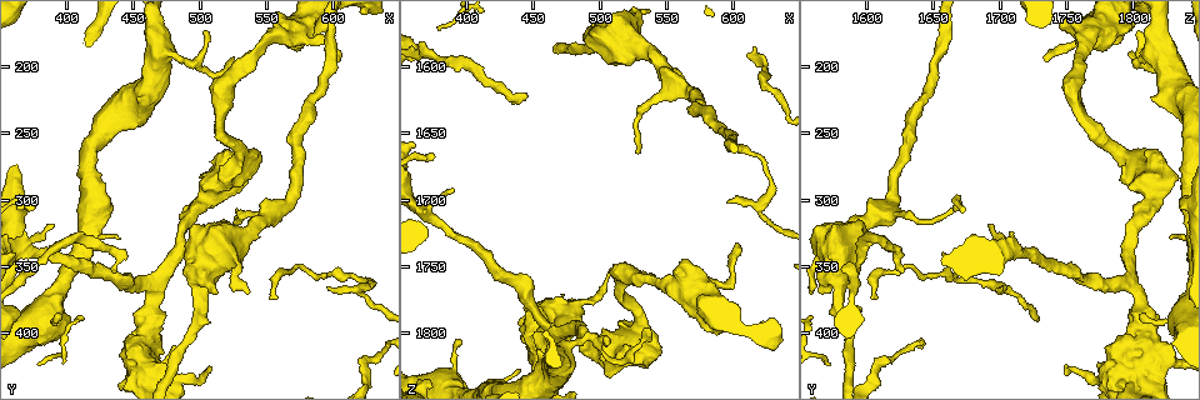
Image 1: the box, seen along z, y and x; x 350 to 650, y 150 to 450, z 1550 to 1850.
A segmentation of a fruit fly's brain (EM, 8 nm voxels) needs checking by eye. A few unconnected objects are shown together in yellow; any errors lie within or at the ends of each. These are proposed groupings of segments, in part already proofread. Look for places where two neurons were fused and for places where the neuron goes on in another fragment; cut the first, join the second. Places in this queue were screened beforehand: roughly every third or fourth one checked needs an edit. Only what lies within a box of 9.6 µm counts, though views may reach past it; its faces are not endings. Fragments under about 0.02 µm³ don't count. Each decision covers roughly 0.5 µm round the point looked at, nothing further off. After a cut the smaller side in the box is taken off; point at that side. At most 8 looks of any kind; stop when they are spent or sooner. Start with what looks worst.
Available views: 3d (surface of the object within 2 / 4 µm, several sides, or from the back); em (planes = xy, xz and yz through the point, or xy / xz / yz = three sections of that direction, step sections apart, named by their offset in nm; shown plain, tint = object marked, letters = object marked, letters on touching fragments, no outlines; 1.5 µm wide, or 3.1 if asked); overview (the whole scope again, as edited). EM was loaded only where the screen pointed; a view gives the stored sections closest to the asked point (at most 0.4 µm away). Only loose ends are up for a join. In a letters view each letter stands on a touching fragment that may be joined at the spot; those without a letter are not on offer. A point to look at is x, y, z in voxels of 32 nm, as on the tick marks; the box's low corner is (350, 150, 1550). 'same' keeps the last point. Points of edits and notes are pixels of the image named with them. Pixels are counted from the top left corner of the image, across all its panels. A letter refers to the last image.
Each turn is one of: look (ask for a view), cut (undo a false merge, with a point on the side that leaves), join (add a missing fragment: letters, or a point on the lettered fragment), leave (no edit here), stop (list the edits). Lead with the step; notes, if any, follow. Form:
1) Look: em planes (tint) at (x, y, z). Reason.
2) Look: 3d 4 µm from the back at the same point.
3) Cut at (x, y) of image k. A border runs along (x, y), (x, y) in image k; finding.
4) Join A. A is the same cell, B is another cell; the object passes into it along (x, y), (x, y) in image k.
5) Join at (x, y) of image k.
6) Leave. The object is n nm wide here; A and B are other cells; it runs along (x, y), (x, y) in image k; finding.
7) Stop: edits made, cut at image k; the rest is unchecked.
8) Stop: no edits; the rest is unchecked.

Look: em planes (letters) at (508, 174, 1806).

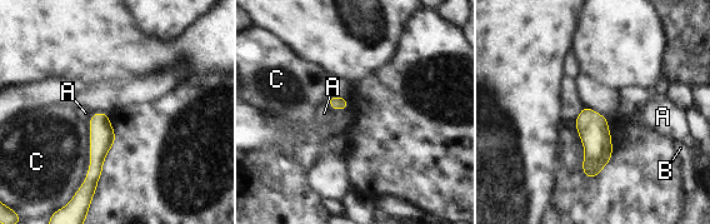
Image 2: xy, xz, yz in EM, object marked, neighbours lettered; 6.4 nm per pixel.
Leave. A, B and C are other cells; it runs along (104, 115), (93, 183) in image 2; no lettered fragment goes on from it.

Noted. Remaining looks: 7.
Look: 3d 4 µm at (528, 346, 1568). Sudden change in width.

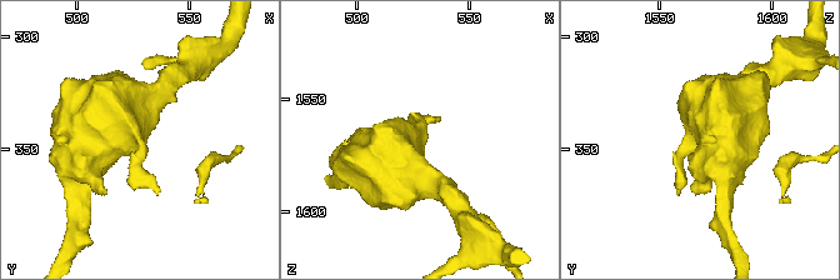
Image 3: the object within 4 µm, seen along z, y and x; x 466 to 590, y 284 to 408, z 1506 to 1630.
Look: em yz step 4 (tint) at (525, 345, 1568).

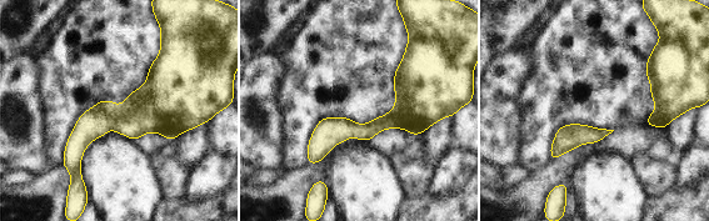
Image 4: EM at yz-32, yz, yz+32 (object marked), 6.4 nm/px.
Look: em yz step 4 (letters) at the same point. See the neighbours.

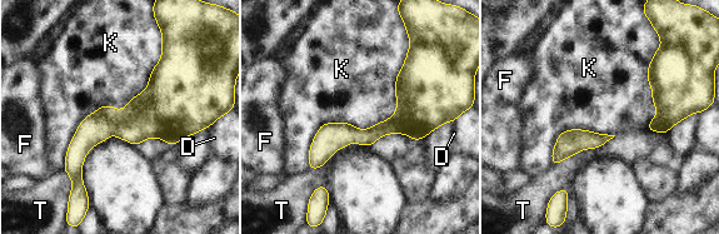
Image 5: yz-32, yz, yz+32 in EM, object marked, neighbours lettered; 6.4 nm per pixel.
Leave. The object is 20 nm wide here; D, F, K and T are other cells; continuous, no second neuron.

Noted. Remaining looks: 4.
Look: 3d 4 µm at (396, 386, 1806). Free end.

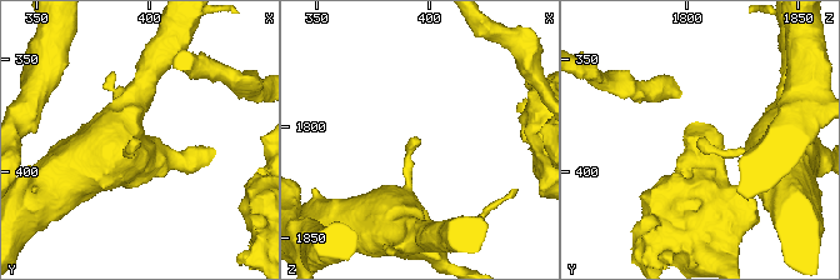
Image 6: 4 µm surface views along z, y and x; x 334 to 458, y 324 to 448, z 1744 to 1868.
Look: em planes (letters) at (395, 384, 1807).

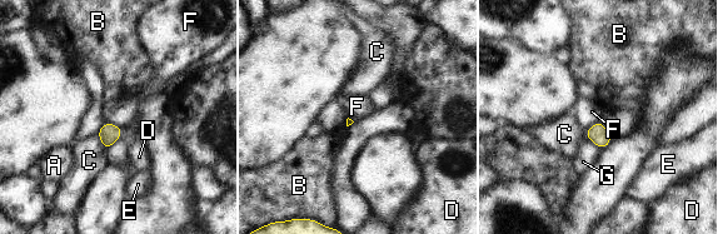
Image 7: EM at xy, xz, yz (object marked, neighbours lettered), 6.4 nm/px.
Leave. A, B, C, D, E, F and G are other cells; a border runs along (105, 120), (123, 129) in image 7; no lettered fragment goes on from it.

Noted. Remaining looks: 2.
Stop: no edits; the rest is unchecked.

